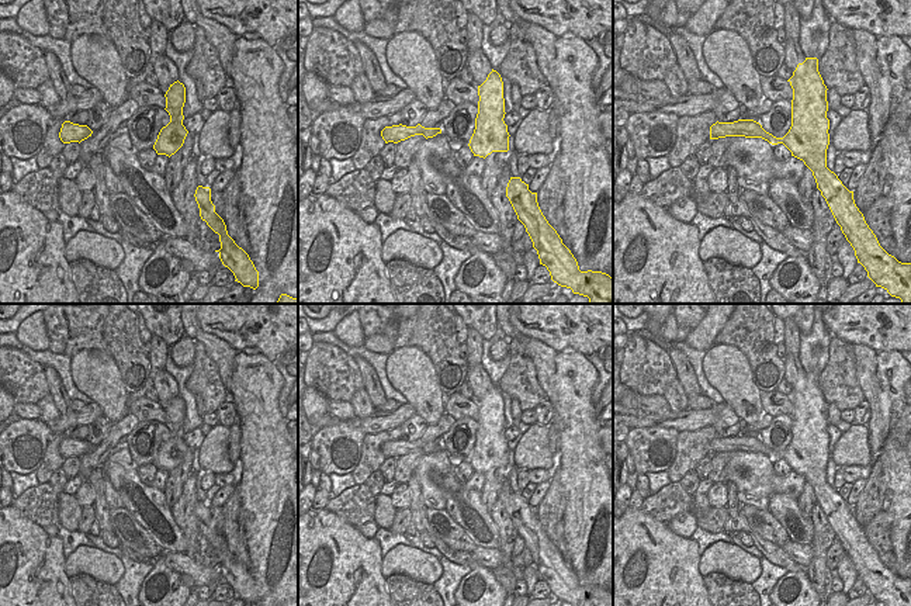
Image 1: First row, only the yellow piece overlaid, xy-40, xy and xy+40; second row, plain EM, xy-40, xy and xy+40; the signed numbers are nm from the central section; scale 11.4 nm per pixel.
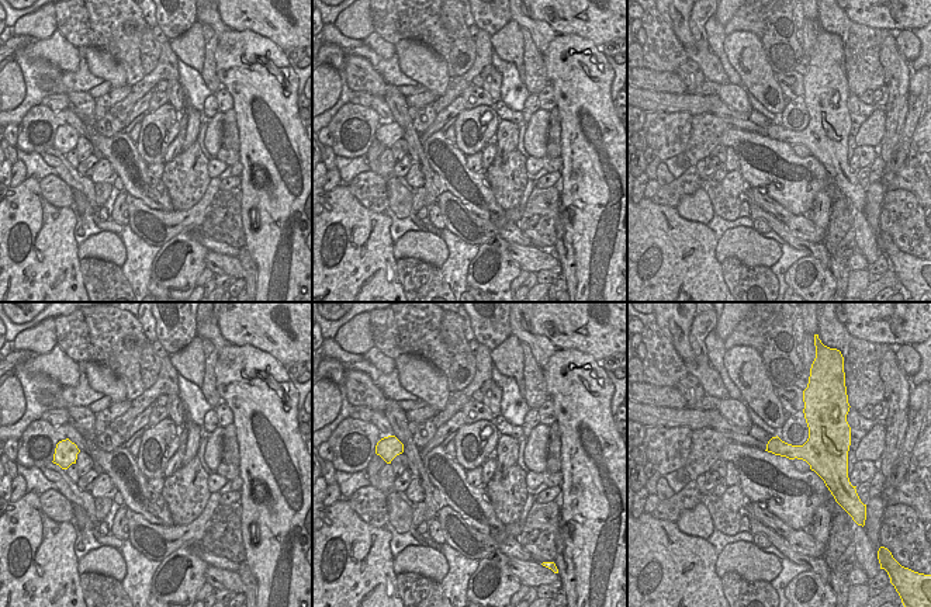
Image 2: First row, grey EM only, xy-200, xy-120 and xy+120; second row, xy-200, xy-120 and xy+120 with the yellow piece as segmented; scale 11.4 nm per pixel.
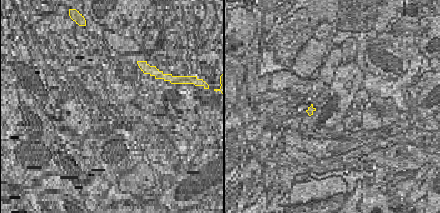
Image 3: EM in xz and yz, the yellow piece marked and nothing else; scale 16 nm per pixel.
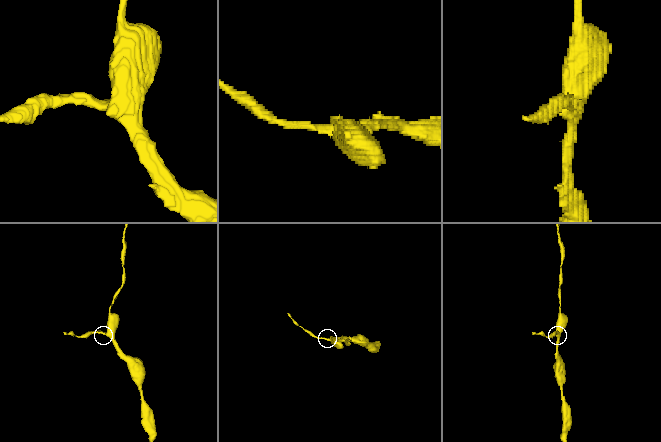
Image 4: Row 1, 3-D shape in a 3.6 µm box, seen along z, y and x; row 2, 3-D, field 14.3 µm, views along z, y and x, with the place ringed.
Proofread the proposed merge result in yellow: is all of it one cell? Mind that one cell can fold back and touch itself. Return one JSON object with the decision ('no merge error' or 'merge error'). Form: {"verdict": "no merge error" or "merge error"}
{"verdict": "merge error"}

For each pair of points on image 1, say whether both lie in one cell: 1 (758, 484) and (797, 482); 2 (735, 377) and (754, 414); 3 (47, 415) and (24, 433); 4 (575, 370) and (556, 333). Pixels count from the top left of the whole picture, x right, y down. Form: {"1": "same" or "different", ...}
{"1": "same", "2": "same", "3": "different", "4": "different"}

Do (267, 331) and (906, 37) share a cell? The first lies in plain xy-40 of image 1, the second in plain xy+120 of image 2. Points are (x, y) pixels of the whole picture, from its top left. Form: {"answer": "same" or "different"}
{"answer": "different"}

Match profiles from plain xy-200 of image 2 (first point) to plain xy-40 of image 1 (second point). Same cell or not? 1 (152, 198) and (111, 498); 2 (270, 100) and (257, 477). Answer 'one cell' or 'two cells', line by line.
1: two cells
2: one cell

